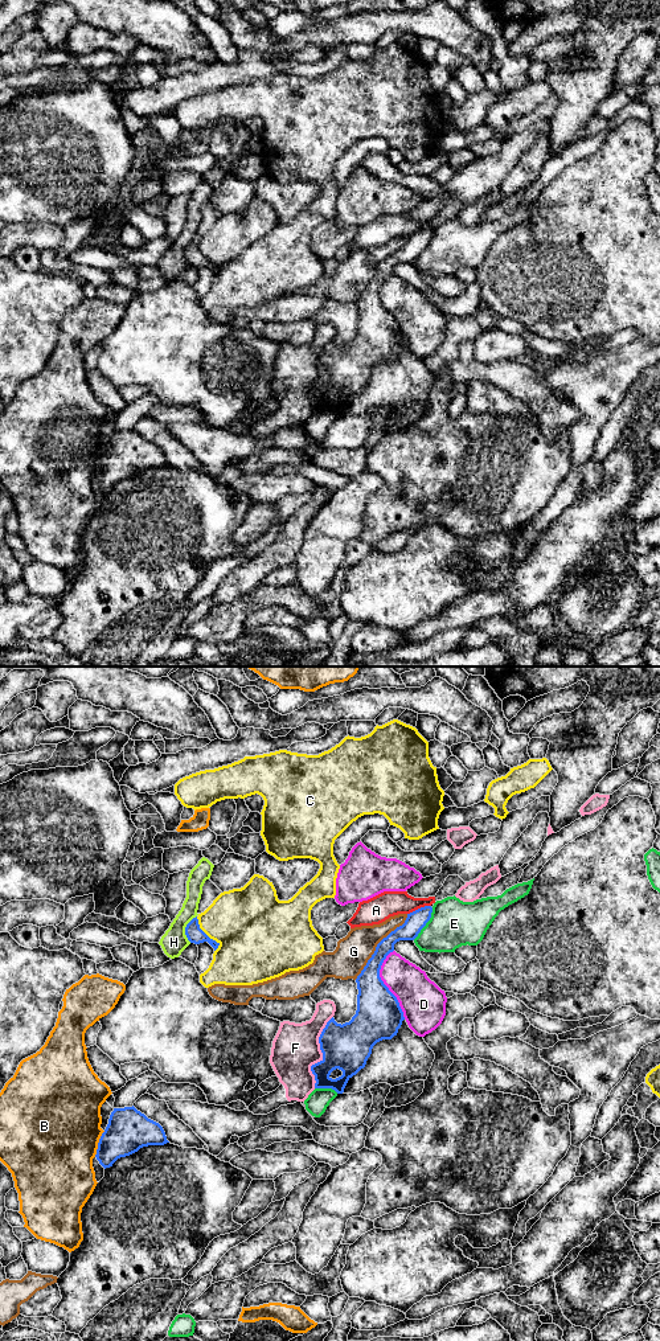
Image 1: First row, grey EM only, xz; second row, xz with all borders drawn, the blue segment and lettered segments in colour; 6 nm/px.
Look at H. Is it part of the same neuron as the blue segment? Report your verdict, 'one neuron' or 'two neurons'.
two neurons

